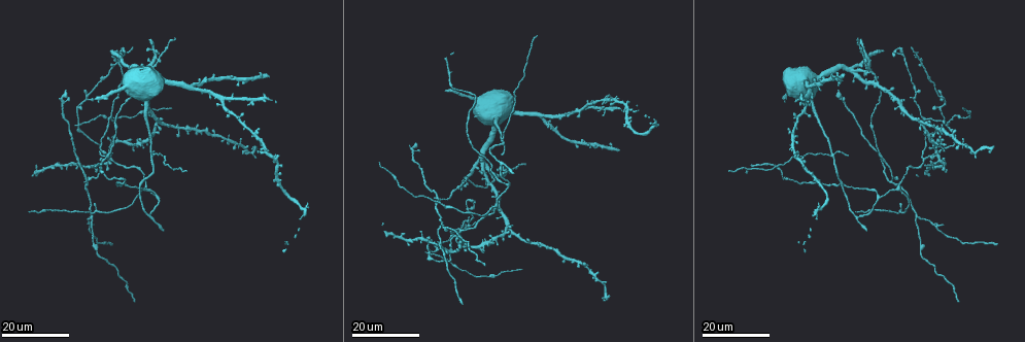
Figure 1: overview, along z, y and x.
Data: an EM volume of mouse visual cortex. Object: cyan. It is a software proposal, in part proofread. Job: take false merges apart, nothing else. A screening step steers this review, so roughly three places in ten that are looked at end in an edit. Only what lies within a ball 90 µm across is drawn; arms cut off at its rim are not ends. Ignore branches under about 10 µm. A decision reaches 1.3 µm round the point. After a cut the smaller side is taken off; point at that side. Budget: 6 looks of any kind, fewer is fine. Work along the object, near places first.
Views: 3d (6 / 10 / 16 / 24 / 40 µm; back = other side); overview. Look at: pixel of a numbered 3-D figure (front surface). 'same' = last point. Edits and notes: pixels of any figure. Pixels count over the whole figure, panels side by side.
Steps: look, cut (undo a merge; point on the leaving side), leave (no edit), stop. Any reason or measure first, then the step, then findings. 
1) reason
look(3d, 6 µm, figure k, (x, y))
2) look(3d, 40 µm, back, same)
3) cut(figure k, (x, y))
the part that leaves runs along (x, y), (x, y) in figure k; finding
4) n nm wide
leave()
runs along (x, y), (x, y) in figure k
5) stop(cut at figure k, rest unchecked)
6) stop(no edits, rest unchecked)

thin arm on a thick one
look(3d, 24 µm, figure 1, (833, 154))

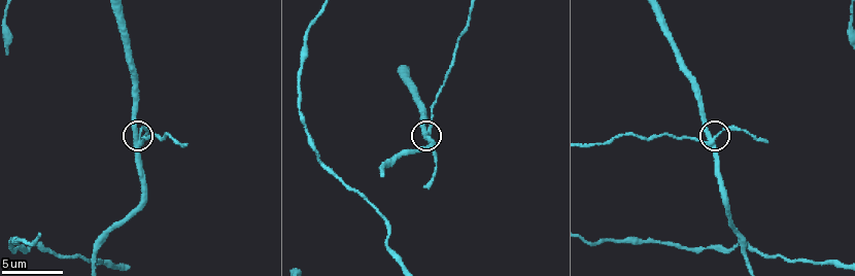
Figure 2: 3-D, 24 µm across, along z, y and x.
look(3d, 10 µm, figure 2, (427, 129))

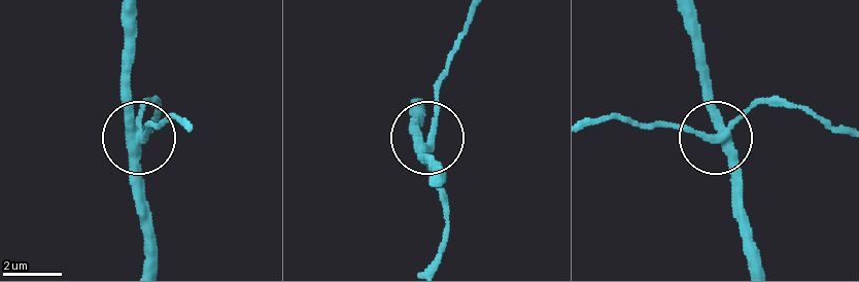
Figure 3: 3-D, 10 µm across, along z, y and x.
side arm 38 µm
cut(figure 3, (140, 102))
the part that leaves runs along (139, 138), (171, 115), (183, 122) in figure 3; two neurons meet here

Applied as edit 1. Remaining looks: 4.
redraw
look(overview)

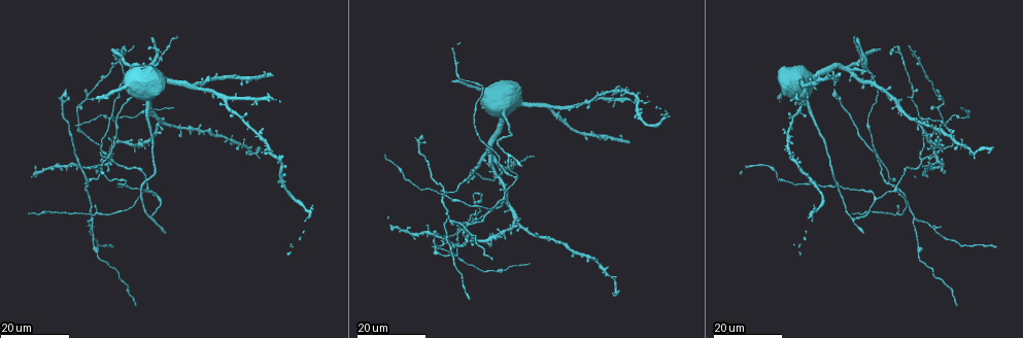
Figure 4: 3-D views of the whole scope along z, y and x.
three-way junction
look(3d, 24 µm, figure 4, (444, 189))

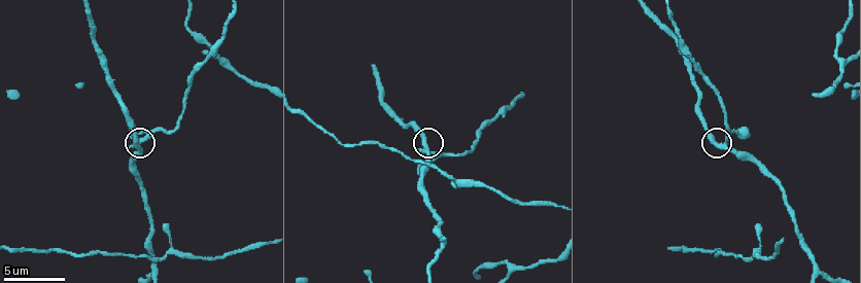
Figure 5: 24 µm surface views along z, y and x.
look(3d, 10 µm, figure 5, (725, 148))

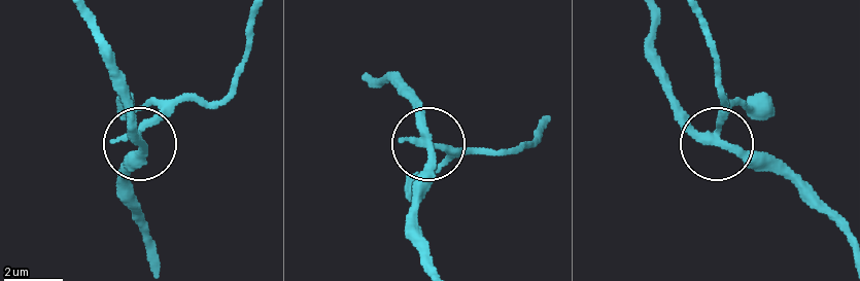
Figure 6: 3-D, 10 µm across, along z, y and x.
3 arms
cut(figure 6, (129, 155))
the part that leaves runs along (138, 139), (131, 213), (150, 250) in figure 6; two neurons meet here

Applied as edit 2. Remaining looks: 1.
stop(cut at figure 3, cut at figure 6, rest unchecked)

